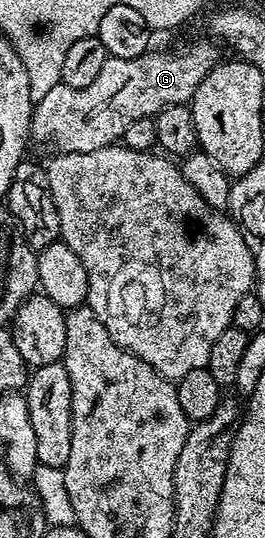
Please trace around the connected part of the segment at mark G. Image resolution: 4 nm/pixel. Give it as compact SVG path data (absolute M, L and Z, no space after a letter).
M207 41L192 42L173 54L149 52L130 60L108 57L106 64L102 64L102 72L98 72L97 78L86 84L86 88L70 88L63 84L50 88L50 92L46 92L46 96L42 96L42 100L33 105L31 141L49 142L50 145L57 146L57 151L65 154L98 152L98 148L117 145L123 139L126 128L134 124L134 120L151 118L162 112L162 108L170 108L170 104L191 103L198 84L206 80L208 73L222 58L219 50L221 47L215 41Z

